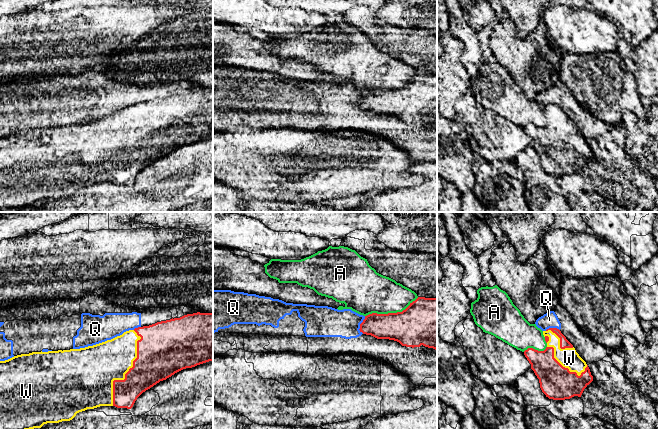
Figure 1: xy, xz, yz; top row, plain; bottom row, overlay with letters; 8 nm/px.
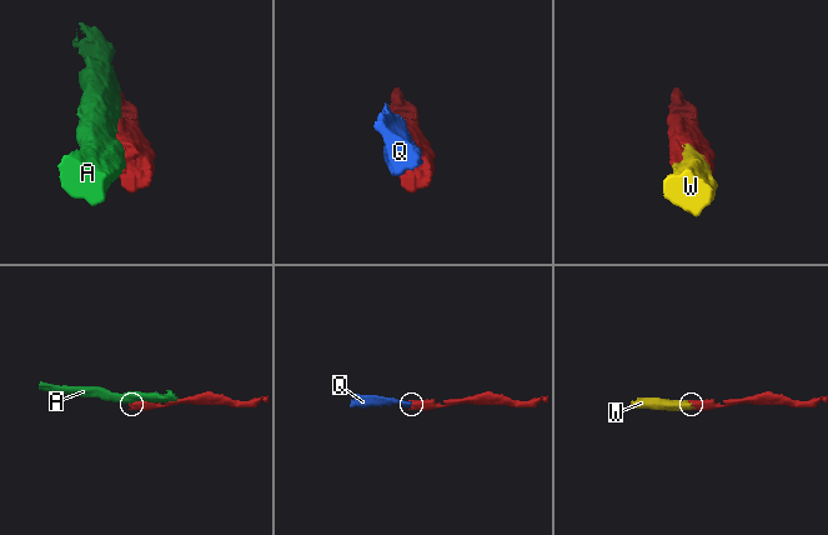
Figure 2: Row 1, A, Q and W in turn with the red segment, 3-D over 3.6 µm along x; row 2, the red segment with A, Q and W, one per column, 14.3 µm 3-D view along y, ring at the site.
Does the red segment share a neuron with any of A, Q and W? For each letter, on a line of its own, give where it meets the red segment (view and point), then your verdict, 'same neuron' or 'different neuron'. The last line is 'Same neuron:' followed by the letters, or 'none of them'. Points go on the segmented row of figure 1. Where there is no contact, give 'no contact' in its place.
A: contact xz (391, 313); different neuron
Q: contact xz (360, 325); different neuron
W: contact xy (127, 372); same neuron
Same neuron: W

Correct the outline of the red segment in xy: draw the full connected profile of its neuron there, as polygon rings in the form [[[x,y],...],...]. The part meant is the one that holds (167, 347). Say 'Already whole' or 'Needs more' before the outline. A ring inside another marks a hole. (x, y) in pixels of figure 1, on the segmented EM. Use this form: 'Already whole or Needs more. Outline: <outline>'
Needs more. Outline: [[[193,313],[180,318],[157,322],[124,332],[111,340],[80,349],[58,350],[48,352],[32,352],[14,356],[8,360],[0,361],[0,429],[34,429],[41,428],[47,423],[59,423],[72,420],[77,413],[100,406],[115,406],[117,408],[131,409],[137,398],[146,390],[160,381],[166,380],[175,373],[192,368],[197,365],[213,361],[213,313]]]

